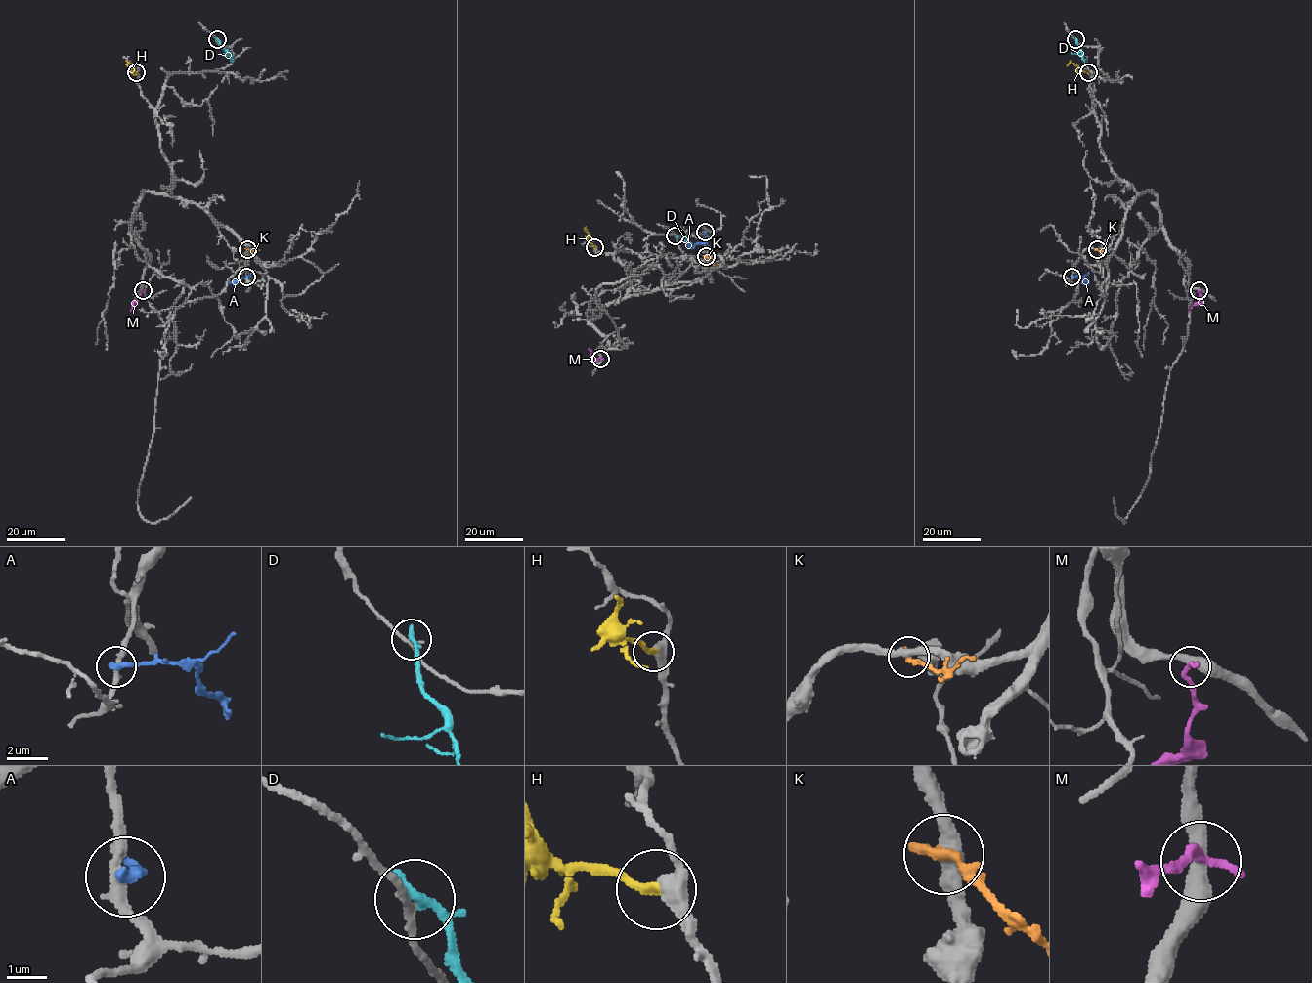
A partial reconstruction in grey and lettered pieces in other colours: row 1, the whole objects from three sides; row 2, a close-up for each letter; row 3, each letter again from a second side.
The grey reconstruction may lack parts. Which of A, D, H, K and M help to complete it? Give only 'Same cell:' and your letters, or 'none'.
Same cell: H

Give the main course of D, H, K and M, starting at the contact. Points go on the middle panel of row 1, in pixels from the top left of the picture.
D: (675, 235), (690, 244)
H: (594, 247), (585, 226)
K: (706, 256), (718, 266)
M: (600, 359), (593, 359), (589, 349)

